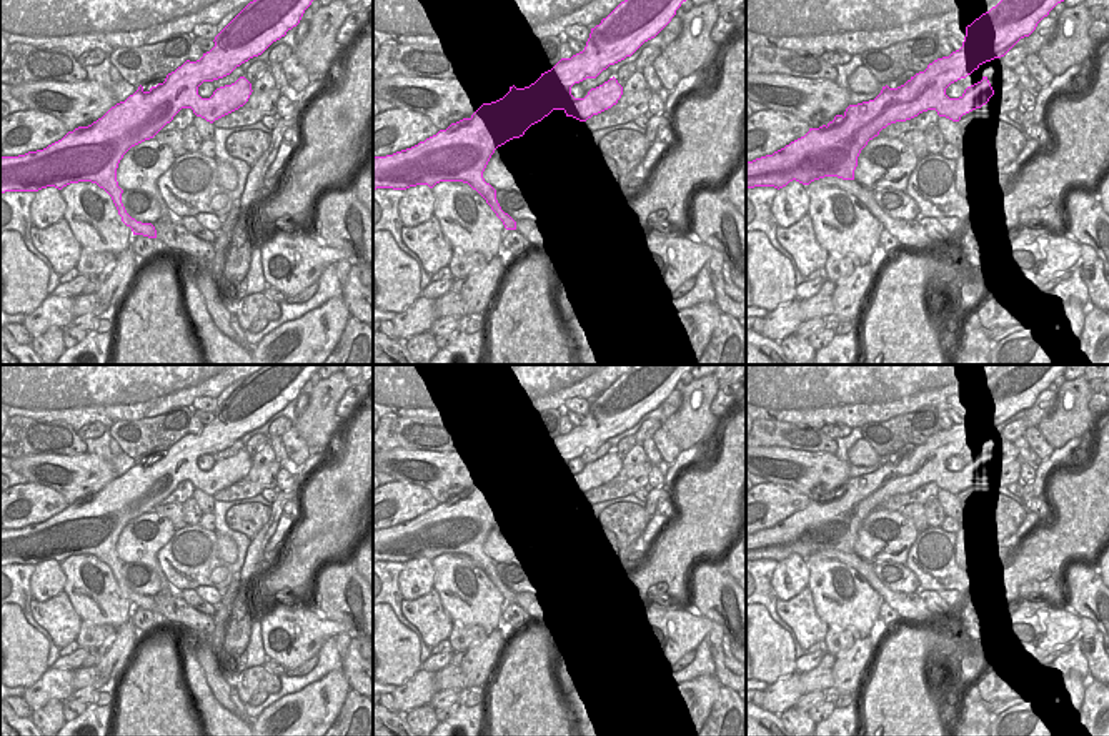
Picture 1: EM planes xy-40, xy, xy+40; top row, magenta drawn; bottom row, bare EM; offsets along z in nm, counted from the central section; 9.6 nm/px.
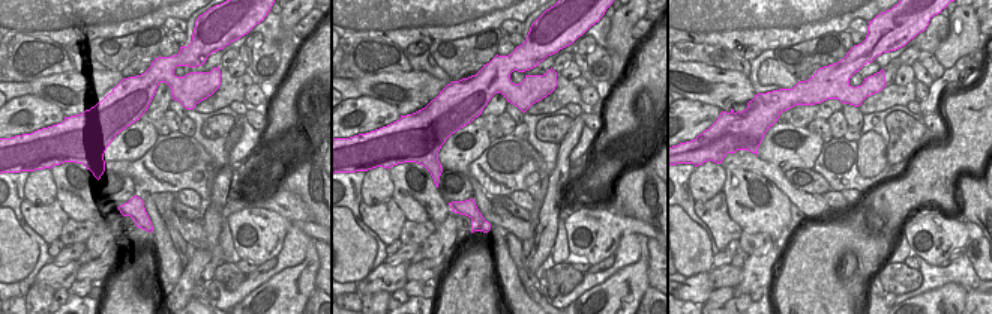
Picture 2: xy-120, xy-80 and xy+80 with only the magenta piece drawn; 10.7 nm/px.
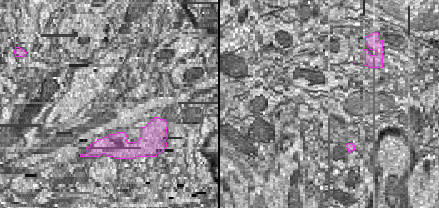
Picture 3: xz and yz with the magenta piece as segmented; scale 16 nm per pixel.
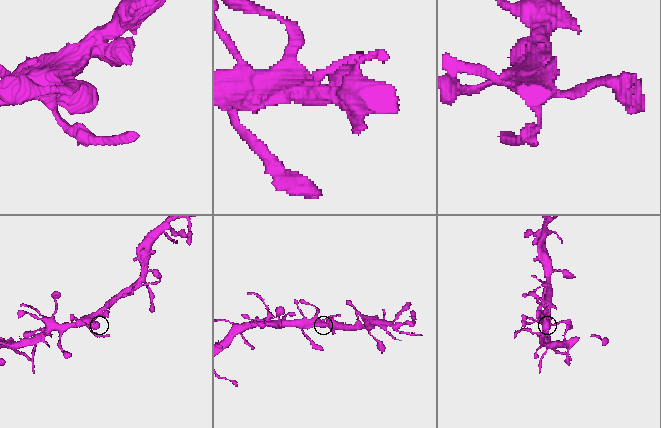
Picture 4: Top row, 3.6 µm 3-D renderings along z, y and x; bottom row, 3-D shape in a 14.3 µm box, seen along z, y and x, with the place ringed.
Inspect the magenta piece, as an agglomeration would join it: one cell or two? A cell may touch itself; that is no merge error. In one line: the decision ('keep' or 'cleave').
keep

